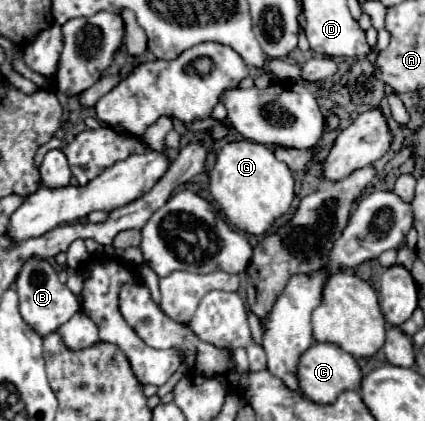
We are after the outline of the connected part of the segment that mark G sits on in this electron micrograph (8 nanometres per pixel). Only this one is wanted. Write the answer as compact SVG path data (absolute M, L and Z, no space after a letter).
M230 141L218 155L210 171L210 195L224 217L248 235L266 235L276 219L286 215L294 201L294 179L286 163L278 161L272 149L252 141Z

